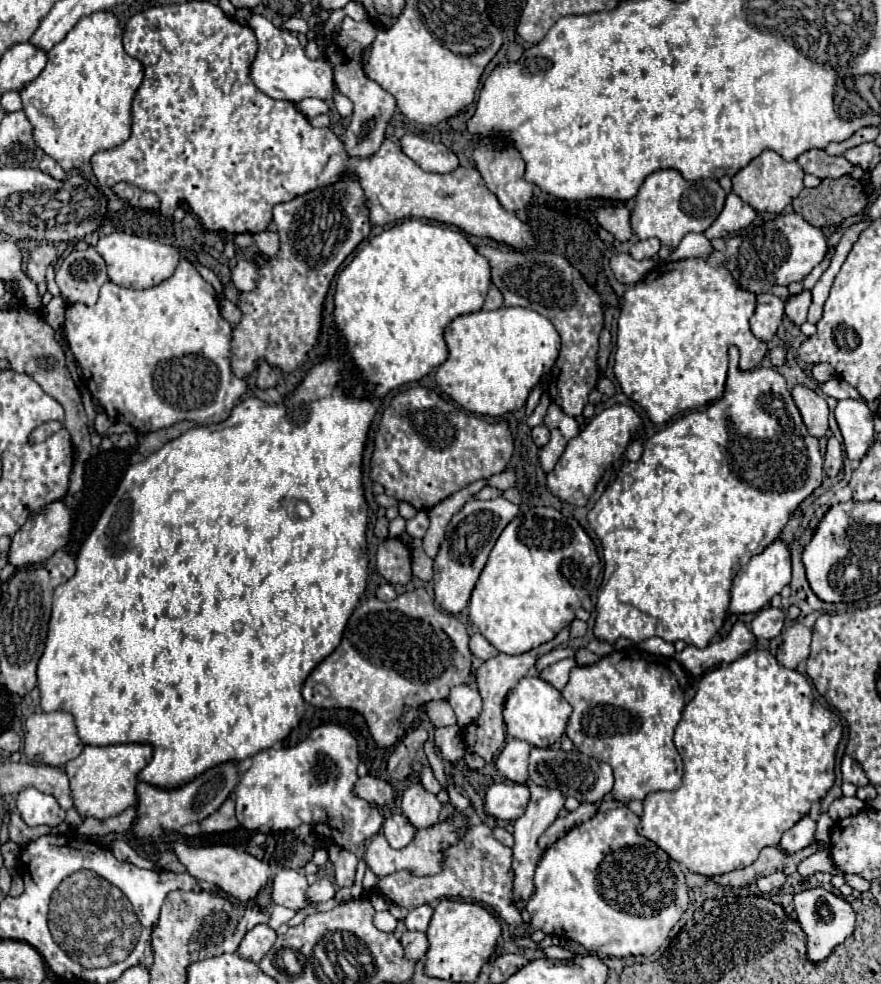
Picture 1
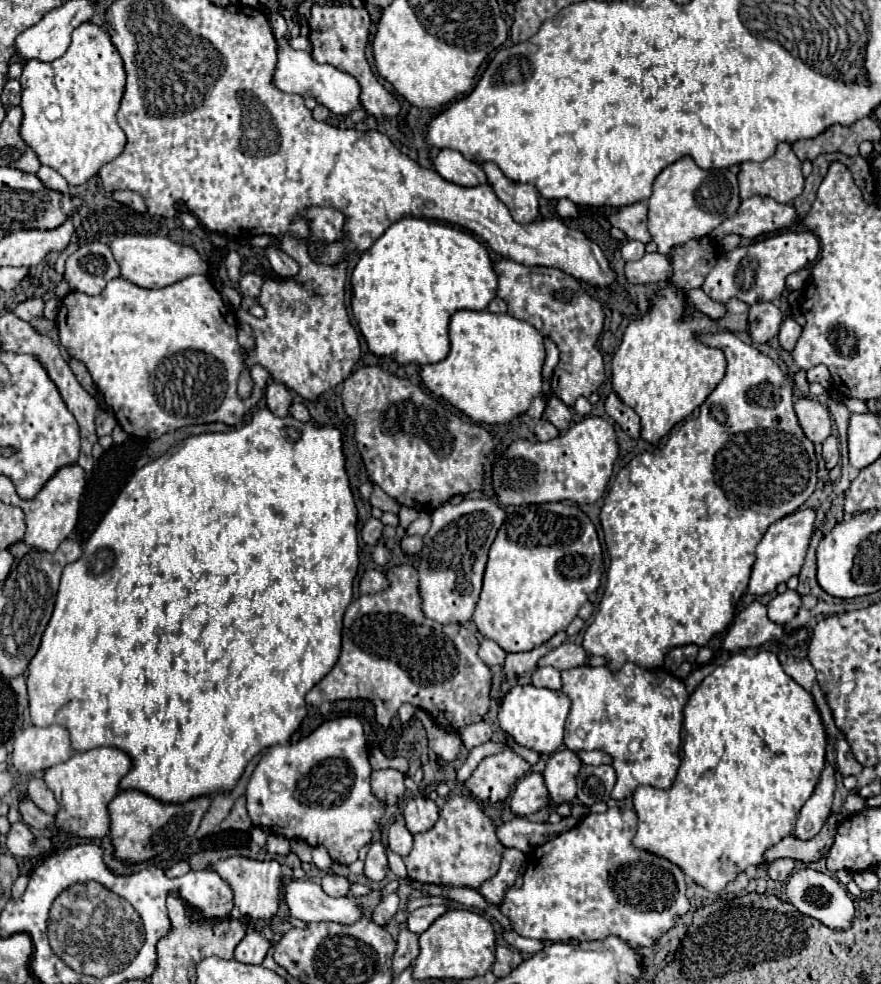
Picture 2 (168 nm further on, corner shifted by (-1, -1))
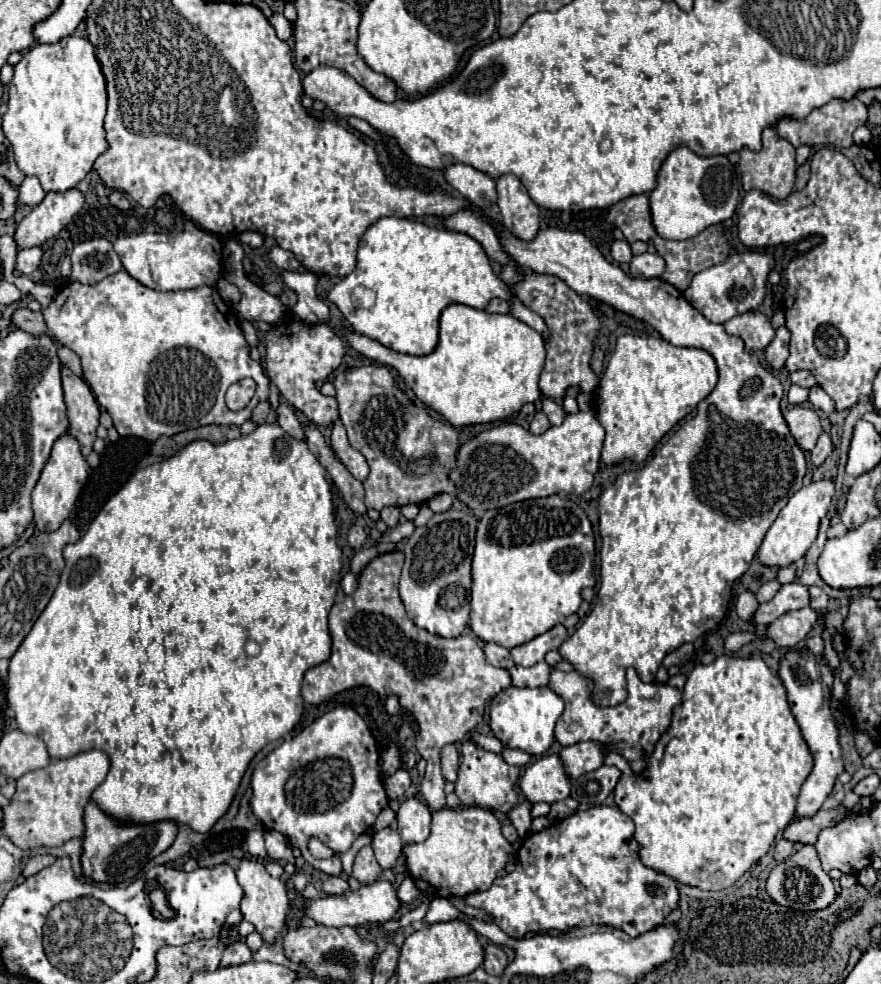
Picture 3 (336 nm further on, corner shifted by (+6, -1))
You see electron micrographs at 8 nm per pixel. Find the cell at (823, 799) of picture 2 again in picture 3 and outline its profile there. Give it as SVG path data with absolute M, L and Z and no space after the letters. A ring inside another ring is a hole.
M788 651L786 657L780 661L778 675L788 691L788 701L790 701L792 713L794 713L794 717L802 729L802 735L814 755L814 769L808 775L808 779L804 781L800 797L798 797L798 805L796 805L796 817L810 819L820 811L824 799L830 795L830 791L834 787L836 777L844 771L840 745L838 745L838 729L832 721L832 711L828 705L834 679L832 679L828 661L816 659L810 651Z

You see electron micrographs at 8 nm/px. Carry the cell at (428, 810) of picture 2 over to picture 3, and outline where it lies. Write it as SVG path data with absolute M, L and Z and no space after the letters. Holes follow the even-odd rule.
M412 797L406 799L398 813L398 831L404 843L420 843L430 835L430 809L424 801Z

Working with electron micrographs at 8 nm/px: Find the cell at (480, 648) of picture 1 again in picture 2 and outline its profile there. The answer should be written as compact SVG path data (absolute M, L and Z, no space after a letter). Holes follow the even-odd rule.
M483 639L481 647L479 647L479 657L481 657L489 667L493 667L493 665L503 665L503 659L507 657L507 653L505 653L495 641Z

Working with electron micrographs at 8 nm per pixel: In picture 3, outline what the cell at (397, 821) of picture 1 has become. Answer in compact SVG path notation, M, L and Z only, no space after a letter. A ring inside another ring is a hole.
M390 827L378 831L372 839L372 849L374 849L374 855L382 869L392 869L396 865L396 859L400 857L402 847L404 847L404 843L402 843L398 831L394 831Z

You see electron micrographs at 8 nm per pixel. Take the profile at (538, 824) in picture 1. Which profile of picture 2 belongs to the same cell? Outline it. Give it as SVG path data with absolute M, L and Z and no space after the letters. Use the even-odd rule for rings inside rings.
M561 749L551 755L543 771L545 785L549 789L549 803L559 805L559 803L575 799L577 775L581 767L583 767L583 761L579 759L575 751Z

